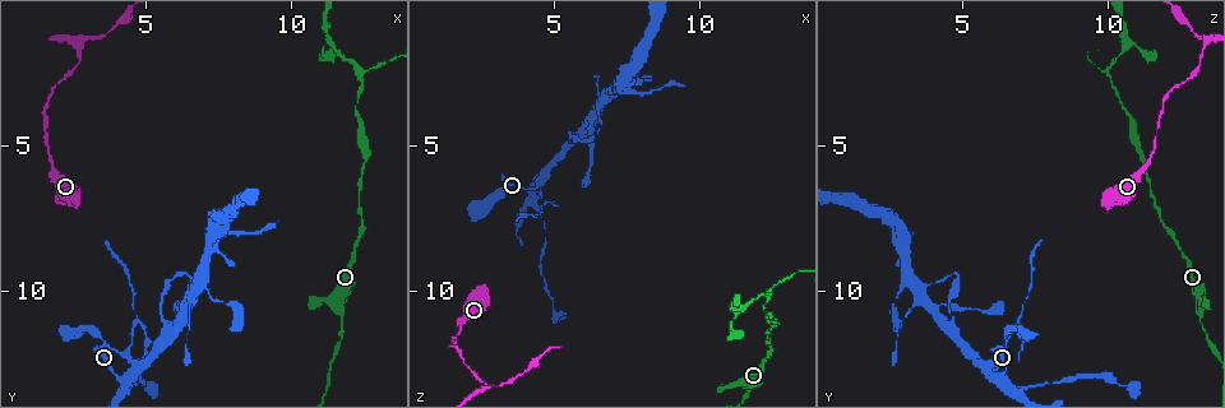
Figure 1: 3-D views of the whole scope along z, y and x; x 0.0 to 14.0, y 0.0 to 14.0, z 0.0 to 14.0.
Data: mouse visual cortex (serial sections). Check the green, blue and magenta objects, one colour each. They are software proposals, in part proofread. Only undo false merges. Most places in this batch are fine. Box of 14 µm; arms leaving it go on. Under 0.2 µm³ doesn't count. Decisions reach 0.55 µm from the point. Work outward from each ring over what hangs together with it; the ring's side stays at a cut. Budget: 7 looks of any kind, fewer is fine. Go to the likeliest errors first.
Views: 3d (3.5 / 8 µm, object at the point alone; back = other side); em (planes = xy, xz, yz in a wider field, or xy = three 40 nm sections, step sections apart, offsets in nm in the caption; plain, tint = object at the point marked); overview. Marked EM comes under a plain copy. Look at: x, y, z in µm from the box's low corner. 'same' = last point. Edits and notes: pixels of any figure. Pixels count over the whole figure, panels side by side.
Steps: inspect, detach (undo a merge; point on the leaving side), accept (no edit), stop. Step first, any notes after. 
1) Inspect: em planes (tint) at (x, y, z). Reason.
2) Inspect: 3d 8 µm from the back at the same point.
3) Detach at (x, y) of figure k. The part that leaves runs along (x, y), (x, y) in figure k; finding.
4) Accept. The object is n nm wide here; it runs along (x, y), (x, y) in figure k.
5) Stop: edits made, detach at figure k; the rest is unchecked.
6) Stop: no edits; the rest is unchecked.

Inspect: 3d 3.5 µm at (2.7, 1.7, 13.3). Three arms meet.

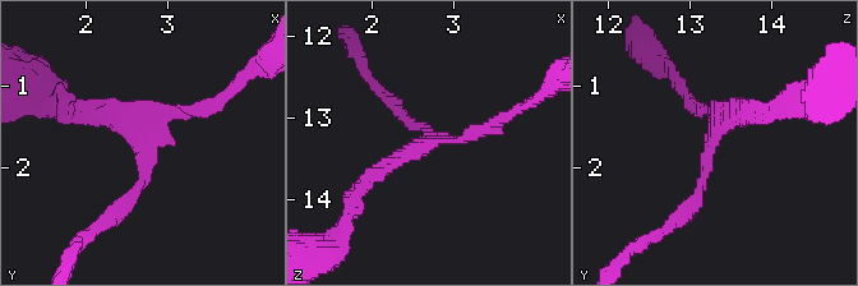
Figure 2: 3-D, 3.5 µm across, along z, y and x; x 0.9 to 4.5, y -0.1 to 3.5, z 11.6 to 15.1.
Inspect: em planes (tint) at (2.65, 1.65, 13.25). 3 arms meet here; the arms are 150, 150, 200 nm wide; need the tissue.

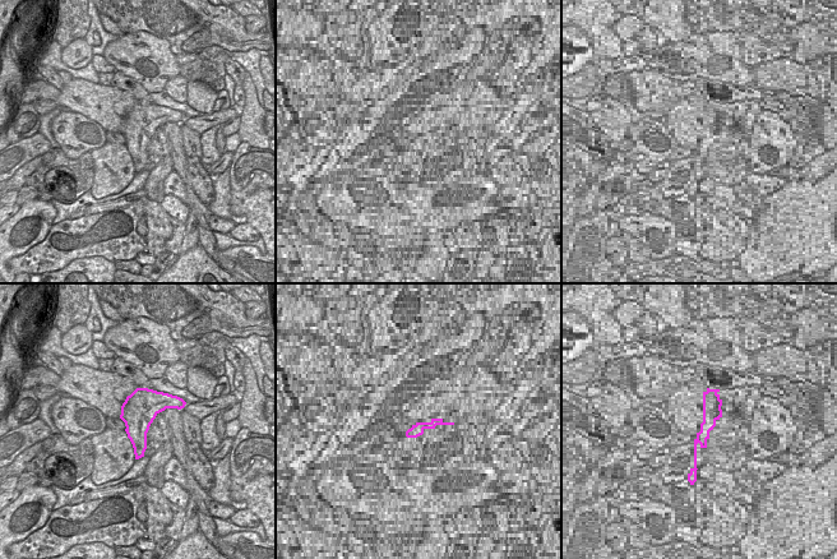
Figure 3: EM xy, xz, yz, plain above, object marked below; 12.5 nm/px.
Accept. It runs along (116, 210), (143, 178), (139, 127), (202, 111) in figure 2; all the same cell.

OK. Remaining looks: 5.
Inspect: 3d 8 µm at (4.3, 13.1, 6.3).

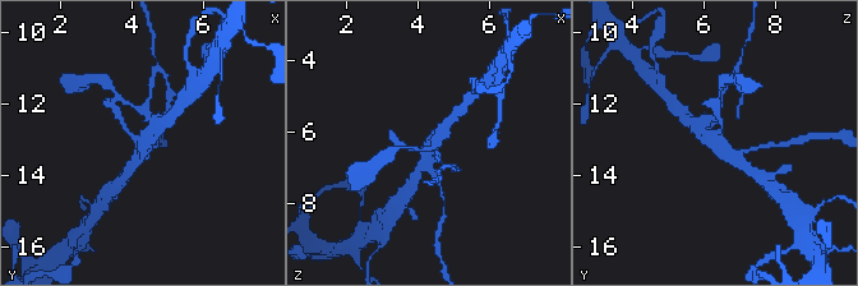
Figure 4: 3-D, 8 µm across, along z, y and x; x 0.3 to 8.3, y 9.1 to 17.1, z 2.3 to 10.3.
Inspect: em planes (tint) at (4.4, 13.1, 6.3).

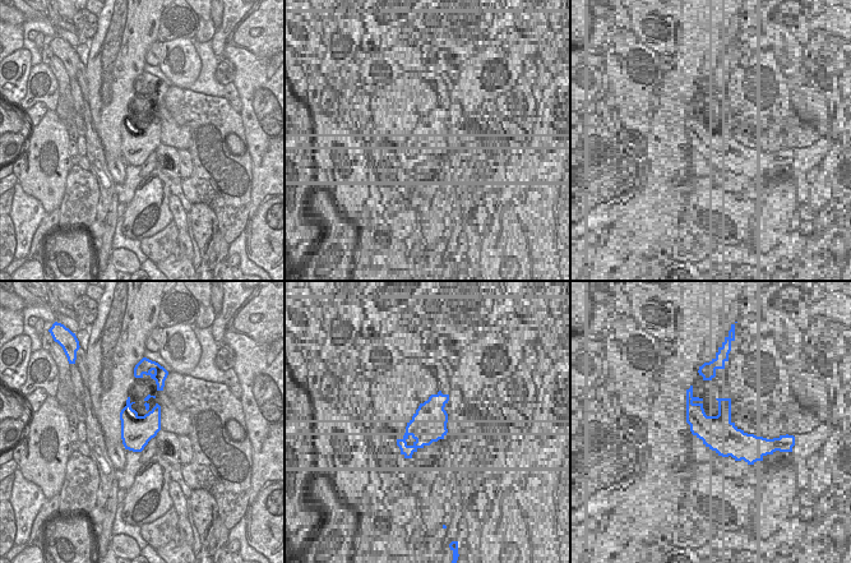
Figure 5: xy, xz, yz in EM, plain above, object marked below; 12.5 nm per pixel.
Accept. It runs along (407, 148), (420, 151), (451, 120) in figure 4; all the same cell.

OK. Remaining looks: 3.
Inspect: 3d 3.5 µm at (12.4, 2.6, 10.1). Three-way junction.

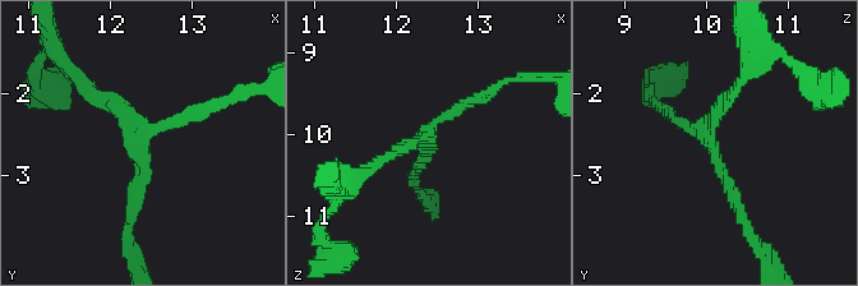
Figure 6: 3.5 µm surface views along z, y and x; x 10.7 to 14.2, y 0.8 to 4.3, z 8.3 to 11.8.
Inspect: em xy step 2 (tint) at (12.40, 2.50, 10.00). 3 arms meet here; the arms are 150, 150, 150 nm wide.

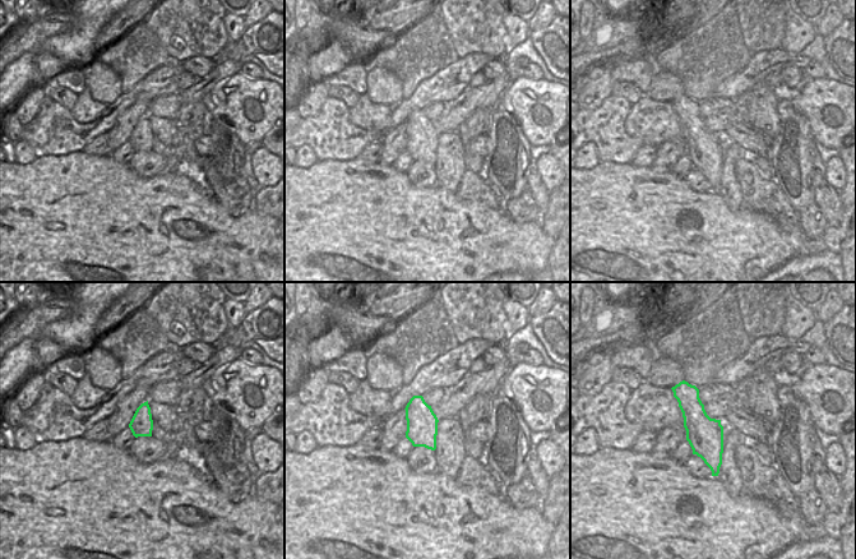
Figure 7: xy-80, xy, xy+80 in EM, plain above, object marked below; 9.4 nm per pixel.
Accept. It runs along (132, 211), (143, 135), (84, 84) in figure 6; all the same cell.

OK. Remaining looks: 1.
Stop: no edits; the rest is unchecked.

